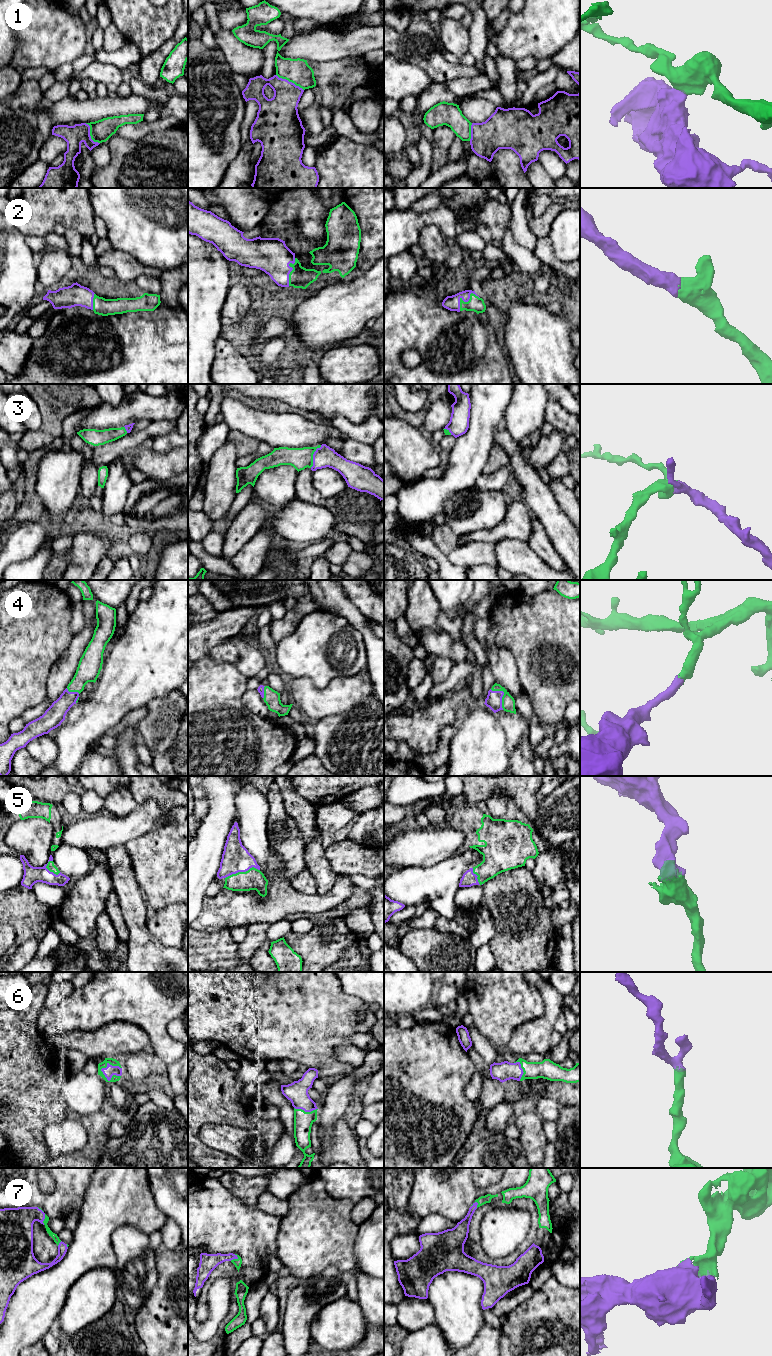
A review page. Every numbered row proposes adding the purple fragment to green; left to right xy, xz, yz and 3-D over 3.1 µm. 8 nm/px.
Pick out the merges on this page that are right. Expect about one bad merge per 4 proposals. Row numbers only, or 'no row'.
2, 3, 4, 5, 6, 7

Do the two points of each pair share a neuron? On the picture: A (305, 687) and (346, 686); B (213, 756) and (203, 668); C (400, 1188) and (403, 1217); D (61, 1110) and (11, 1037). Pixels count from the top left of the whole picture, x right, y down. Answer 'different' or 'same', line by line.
A: same
B: same
C: same
D: same

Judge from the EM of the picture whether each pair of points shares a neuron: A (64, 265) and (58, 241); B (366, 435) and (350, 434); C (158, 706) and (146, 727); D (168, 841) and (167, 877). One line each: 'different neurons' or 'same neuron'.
A: different neurons
B: same neuron
C: same neuron
D: same neuron

